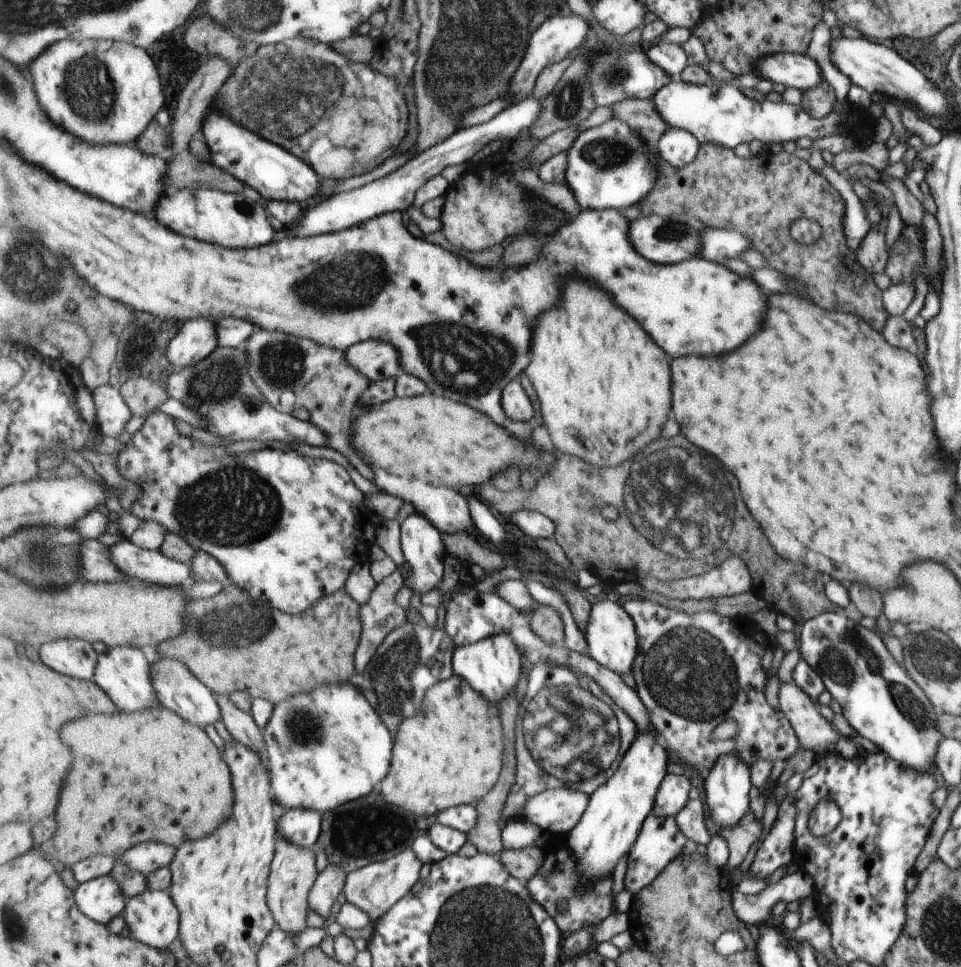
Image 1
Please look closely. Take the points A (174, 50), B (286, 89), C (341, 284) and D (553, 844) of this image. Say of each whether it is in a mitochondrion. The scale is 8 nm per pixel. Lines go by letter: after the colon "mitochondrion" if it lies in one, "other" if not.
A: other
B: mitochondrion
C: mitochondrion
D: other

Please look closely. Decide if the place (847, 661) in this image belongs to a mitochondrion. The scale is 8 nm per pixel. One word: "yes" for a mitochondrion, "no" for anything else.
yes

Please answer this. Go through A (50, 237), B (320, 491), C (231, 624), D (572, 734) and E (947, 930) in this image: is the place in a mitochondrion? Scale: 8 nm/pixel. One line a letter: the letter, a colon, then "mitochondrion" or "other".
A: mitochondrion
B: other
C: mitochondrion
D: mitochondrion
E: mitochondrion

